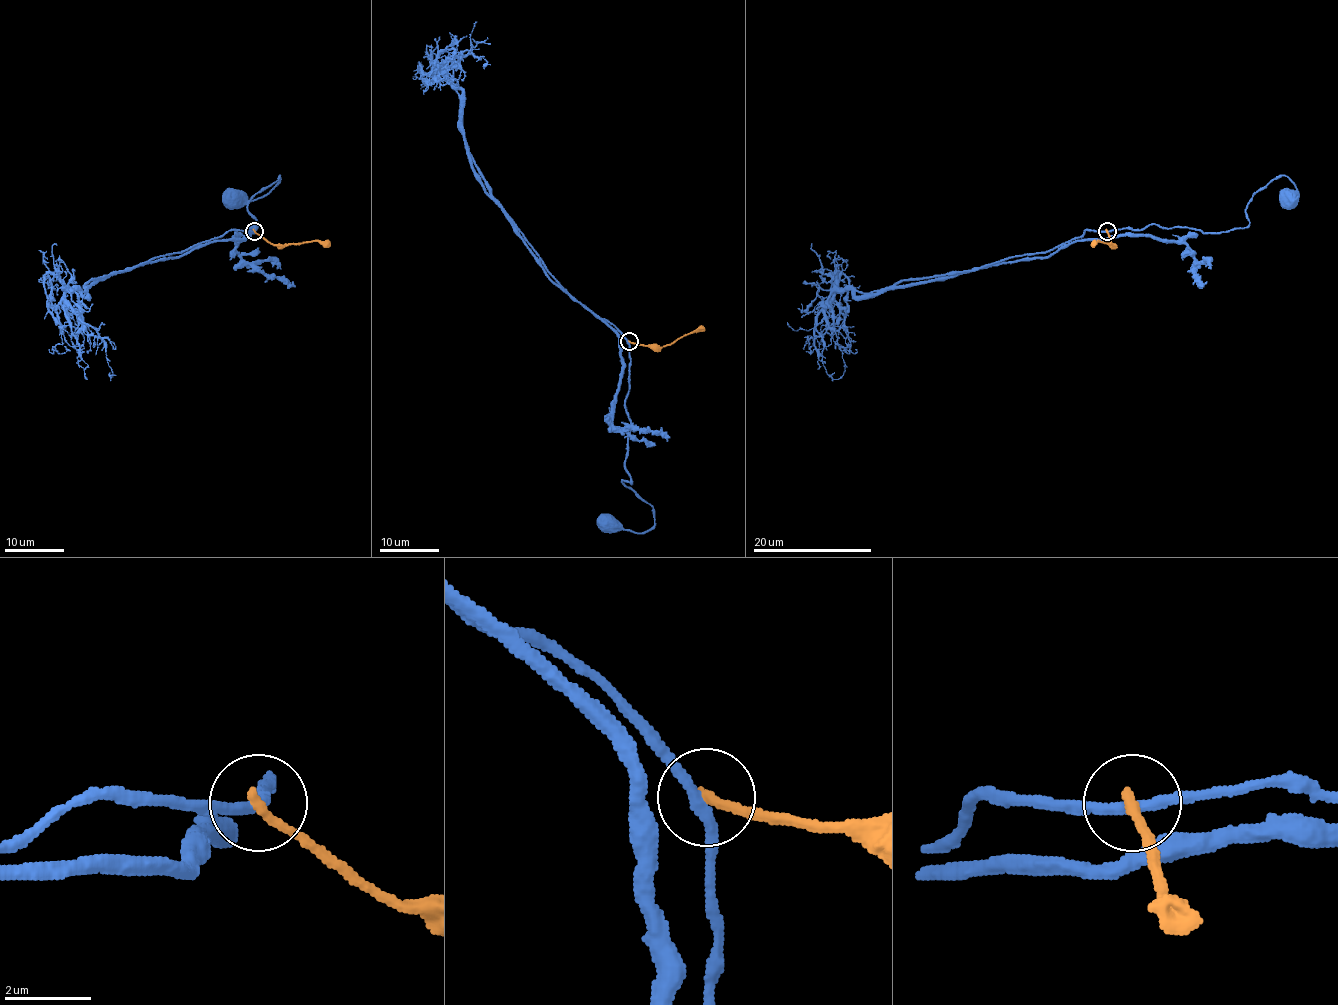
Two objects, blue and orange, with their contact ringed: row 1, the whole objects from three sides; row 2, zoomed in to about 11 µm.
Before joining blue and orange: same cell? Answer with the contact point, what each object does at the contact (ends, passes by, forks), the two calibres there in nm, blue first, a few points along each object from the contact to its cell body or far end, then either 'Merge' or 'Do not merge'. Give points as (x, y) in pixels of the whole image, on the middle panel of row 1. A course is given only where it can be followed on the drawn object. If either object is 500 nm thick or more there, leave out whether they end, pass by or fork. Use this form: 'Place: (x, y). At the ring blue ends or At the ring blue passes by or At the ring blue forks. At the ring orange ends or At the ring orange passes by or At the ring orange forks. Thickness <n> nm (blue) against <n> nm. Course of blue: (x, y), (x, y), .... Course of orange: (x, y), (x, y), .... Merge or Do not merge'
Place: (629, 341). At the ring blue passes by. At the ring orange ends. Thickness 260 nm (blue) against 260 nm. Course of blue: (628, 341), (551, 274), (482, 183), (458, 92), (440, 73), (422, 76), (425, 83), (439, 77). Course of orange: (628, 341), (662, 347), (704, 327). Do not merge

